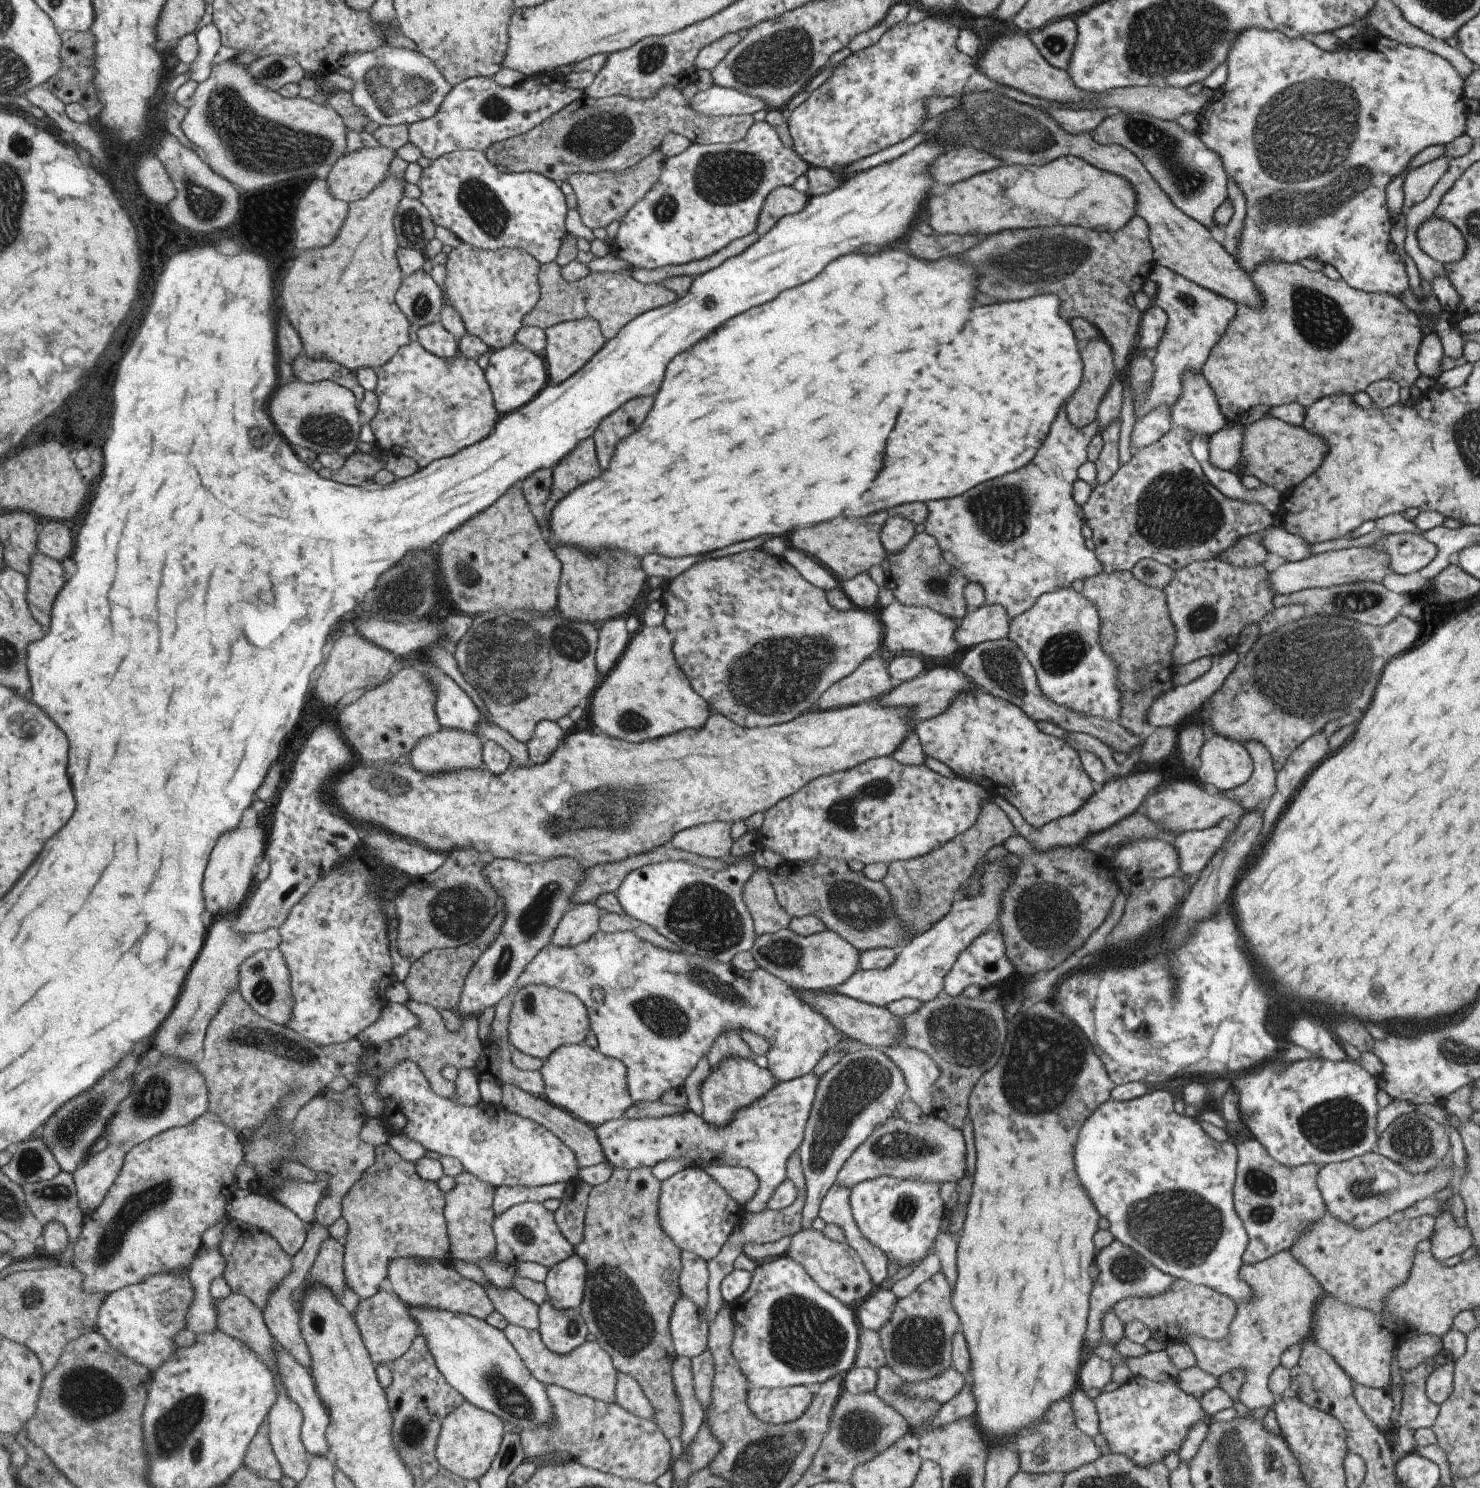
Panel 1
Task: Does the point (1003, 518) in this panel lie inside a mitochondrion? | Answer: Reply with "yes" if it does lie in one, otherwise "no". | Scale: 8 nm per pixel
yes

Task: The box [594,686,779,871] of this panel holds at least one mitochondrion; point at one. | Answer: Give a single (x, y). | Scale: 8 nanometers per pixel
(632, 723)

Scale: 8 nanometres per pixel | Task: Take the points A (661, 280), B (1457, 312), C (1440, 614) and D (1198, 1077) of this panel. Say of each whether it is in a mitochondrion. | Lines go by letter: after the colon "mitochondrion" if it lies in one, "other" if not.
A: other
B: other
C: other
D: other

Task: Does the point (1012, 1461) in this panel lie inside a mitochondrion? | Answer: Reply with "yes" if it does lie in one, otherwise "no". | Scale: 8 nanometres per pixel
no

